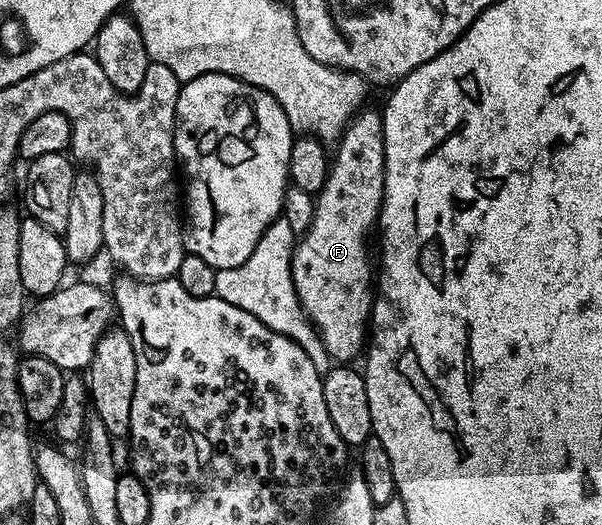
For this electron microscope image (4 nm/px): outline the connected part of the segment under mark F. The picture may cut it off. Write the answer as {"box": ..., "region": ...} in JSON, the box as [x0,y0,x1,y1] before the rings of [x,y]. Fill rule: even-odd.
{"box":[291,106,385,362],"region":[[[370,106],[362,107],[361,111],[357,113],[356,116],[353,117],[352,120],[350,120],[349,125],[345,127],[344,132],[341,134],[341,139],[339,143],[336,145],[337,148],[337,157],[336,154],[332,157],[331,163],[329,165],[329,176],[325,180],[325,185],[322,186],[320,192],[316,193],[315,196],[315,203],[314,203],[314,217],[311,218],[309,229],[307,229],[304,232],[304,235],[300,237],[296,241],[294,250],[293,250],[293,261],[291,262],[291,278],[293,279],[293,285],[295,286],[295,294],[299,298],[299,302],[301,303],[301,309],[305,311],[305,315],[308,316],[311,323],[313,323],[314,328],[317,329],[317,333],[319,334],[319,338],[323,342],[323,346],[325,347],[325,350],[327,354],[329,355],[330,361],[333,362],[353,362],[353,359],[356,358],[357,355],[360,357],[362,355],[363,349],[366,347],[367,344],[367,325],[370,323],[371,320],[371,309],[373,306],[373,302],[375,299],[375,292],[374,289],[371,287],[371,280],[369,284],[369,231],[374,231],[375,225],[378,223],[380,214],[381,214],[381,200],[383,197],[385,197],[385,139],[383,138],[383,126],[381,125],[381,117],[382,113],[380,111],[377,112],[373,108],[369,108]]]}

